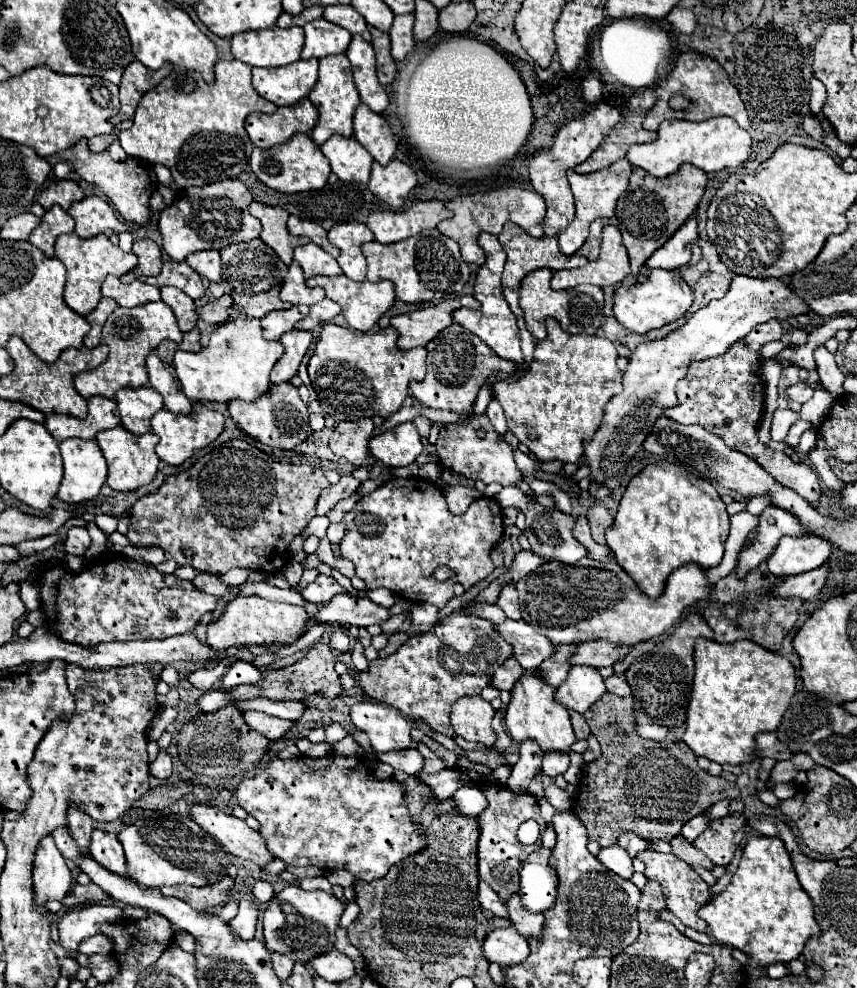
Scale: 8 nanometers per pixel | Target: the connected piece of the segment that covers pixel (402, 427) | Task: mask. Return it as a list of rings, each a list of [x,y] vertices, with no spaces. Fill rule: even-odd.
[[[412,422],[398,424],[396,428],[374,436],[368,444],[370,454],[378,458],[382,464],[392,468],[408,466],[422,452],[422,440]]]

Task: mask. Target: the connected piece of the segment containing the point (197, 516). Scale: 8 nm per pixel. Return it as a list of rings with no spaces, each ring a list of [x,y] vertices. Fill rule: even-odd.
[[[230,440],[200,456],[190,470],[178,476],[168,476],[156,494],[138,500],[130,508],[130,530],[126,538],[132,546],[164,548],[166,558],[174,560],[178,566],[190,564],[194,570],[212,576],[222,576],[232,568],[250,568],[274,574],[286,566],[288,558],[284,560],[282,556],[286,556],[290,542],[316,516],[316,500],[326,486],[330,486],[330,482],[320,468],[278,462],[244,440]],[[182,546],[194,548],[190,560],[180,552]]]

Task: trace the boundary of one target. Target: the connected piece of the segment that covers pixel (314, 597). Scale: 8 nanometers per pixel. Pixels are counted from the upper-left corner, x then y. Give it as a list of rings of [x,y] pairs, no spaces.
[[[318,576],[312,584],[302,590],[302,596],[314,604],[326,604],[336,594],[344,594],[346,590],[332,576]]]

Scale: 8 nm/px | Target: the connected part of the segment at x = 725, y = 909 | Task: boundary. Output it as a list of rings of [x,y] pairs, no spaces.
[[[752,836],[744,846],[740,866],[734,872],[728,888],[712,902],[702,906],[698,916],[708,922],[712,936],[718,942],[738,948],[750,956],[746,972],[766,968],[774,962],[788,964],[802,954],[810,936],[820,934],[812,900],[802,890],[780,838]]]

